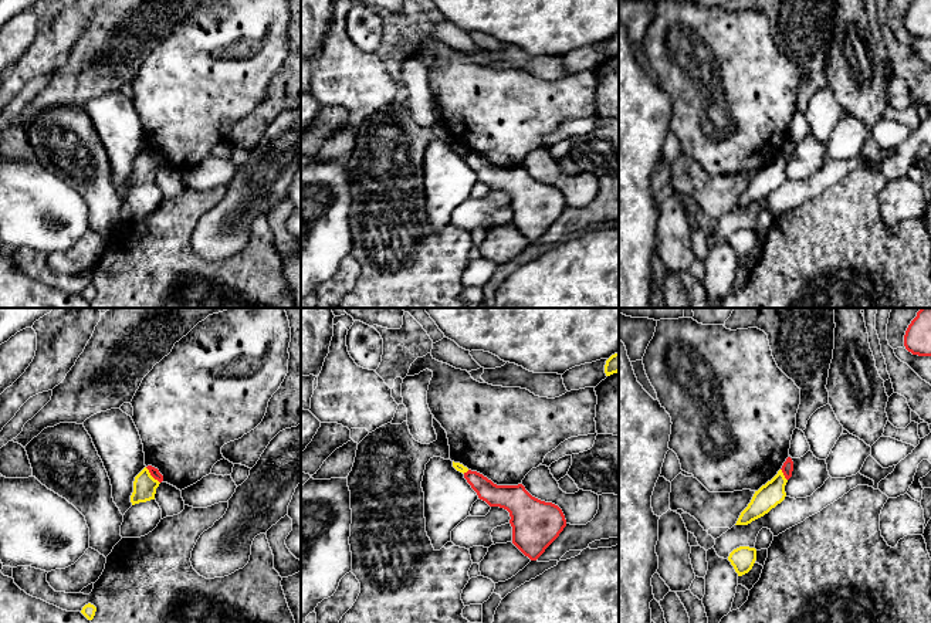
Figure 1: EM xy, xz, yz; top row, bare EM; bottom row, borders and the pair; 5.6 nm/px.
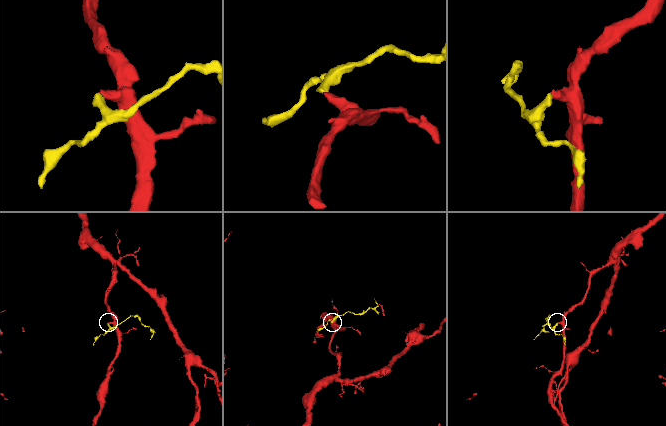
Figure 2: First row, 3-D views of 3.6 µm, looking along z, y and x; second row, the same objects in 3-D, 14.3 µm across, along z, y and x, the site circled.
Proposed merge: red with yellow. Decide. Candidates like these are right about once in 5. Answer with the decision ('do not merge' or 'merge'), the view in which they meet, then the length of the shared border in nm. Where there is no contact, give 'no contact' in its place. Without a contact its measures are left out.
do not merge | xy | 130 nm

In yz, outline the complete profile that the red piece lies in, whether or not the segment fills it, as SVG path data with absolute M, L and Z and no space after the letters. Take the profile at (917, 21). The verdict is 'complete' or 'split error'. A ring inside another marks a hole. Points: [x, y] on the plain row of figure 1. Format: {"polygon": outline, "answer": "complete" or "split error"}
{"polygon": "M914 0L904 17L904 28L918 38L931 38L931 0Z", "answer": "complete"}

